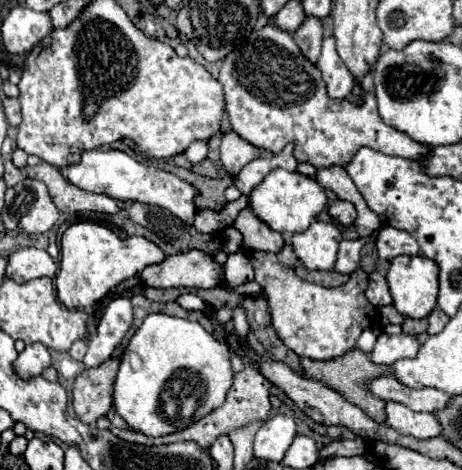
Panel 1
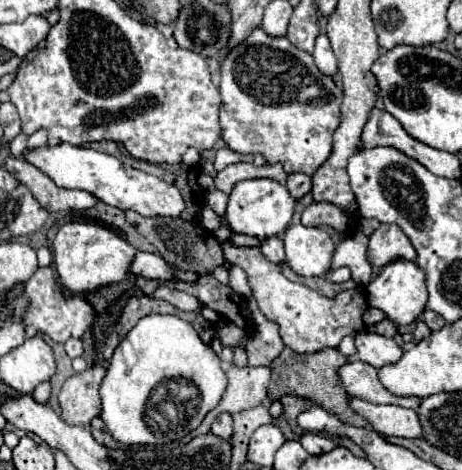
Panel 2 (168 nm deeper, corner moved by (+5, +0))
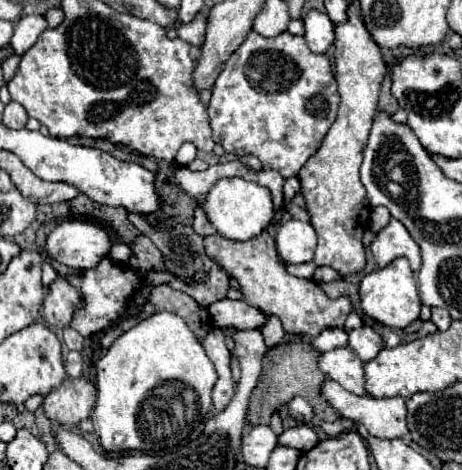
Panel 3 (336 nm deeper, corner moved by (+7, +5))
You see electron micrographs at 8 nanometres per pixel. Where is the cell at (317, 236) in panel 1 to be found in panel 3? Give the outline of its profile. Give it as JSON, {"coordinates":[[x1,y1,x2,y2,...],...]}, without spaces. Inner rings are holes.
{"coordinates":[[287,220,275,234,277,252,285,264,311,262,317,246,317,234,309,222]]}

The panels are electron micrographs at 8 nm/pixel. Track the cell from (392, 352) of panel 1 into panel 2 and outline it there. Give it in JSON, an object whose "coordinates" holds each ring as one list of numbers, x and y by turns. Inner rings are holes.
{"coordinates":[[367,331,355,335,355,347,357,347,357,359,377,369,383,365,397,363,403,355,403,349,393,339,377,333,367,333]]}

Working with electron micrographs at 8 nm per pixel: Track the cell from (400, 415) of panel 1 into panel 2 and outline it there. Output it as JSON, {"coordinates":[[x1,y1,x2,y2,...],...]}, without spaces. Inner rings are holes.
{"coordinates":[[351,397,351,409,363,415,379,435,395,435,415,439,423,435,417,411,397,405,375,405,363,399]]}

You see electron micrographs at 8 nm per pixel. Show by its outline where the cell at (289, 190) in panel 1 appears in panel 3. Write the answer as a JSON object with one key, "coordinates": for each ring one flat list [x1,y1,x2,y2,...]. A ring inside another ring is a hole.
{"coordinates":[[221,178,217,180,209,194,199,202,199,206,203,208,207,220,213,224,213,228,229,238,229,240,237,240,237,242,245,242,253,236,259,236,269,222,273,220,273,202,271,202,271,194,267,188,247,182,243,178]]}

